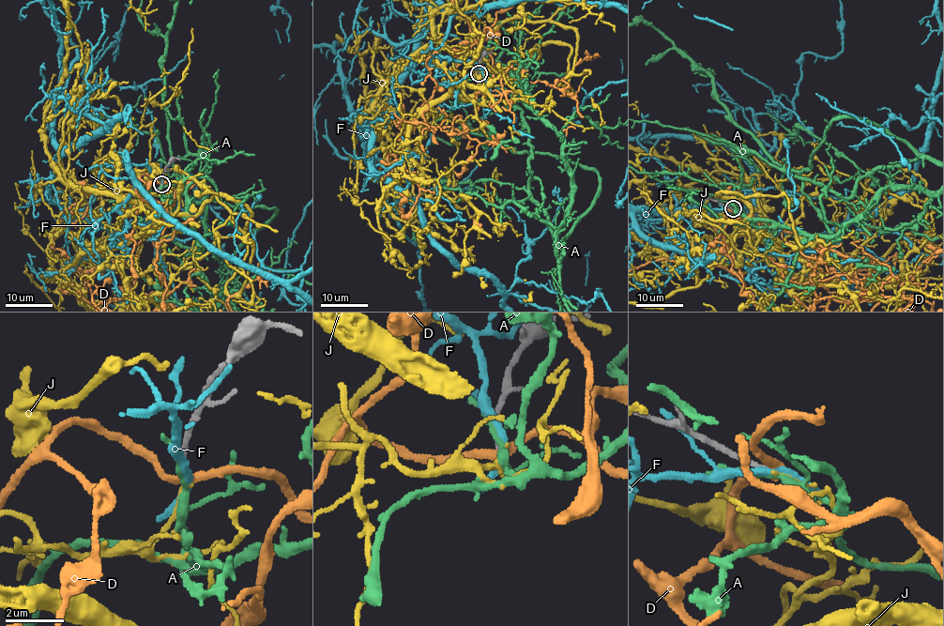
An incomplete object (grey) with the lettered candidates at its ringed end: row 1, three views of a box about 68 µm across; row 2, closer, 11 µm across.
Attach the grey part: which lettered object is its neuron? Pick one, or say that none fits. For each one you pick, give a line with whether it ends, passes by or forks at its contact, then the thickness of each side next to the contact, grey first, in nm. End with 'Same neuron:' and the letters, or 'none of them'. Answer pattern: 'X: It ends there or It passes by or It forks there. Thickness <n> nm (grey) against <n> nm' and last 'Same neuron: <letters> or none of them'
J: It ends there. Thickness 150 nm (grey) against 200 nm
Same neuron: J

